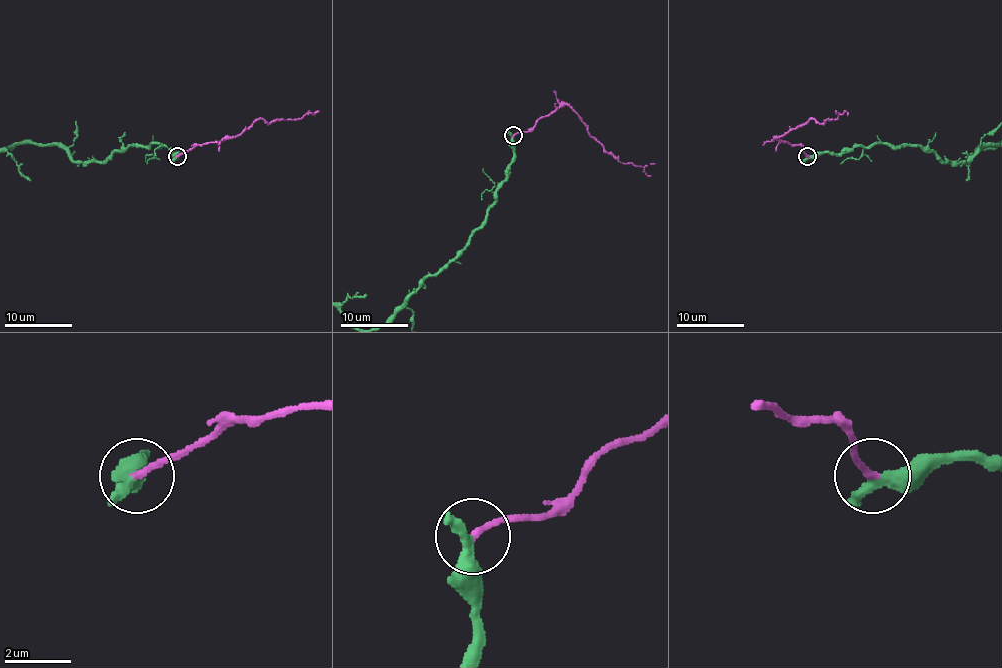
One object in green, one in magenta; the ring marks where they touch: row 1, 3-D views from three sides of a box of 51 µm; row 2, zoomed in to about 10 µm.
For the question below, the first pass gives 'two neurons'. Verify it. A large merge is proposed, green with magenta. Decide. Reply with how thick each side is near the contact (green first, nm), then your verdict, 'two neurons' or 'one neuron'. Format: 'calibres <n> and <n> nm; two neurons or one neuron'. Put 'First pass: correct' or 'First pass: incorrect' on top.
First pass: incorrect
calibres 360 and 200 nm; one neuron

